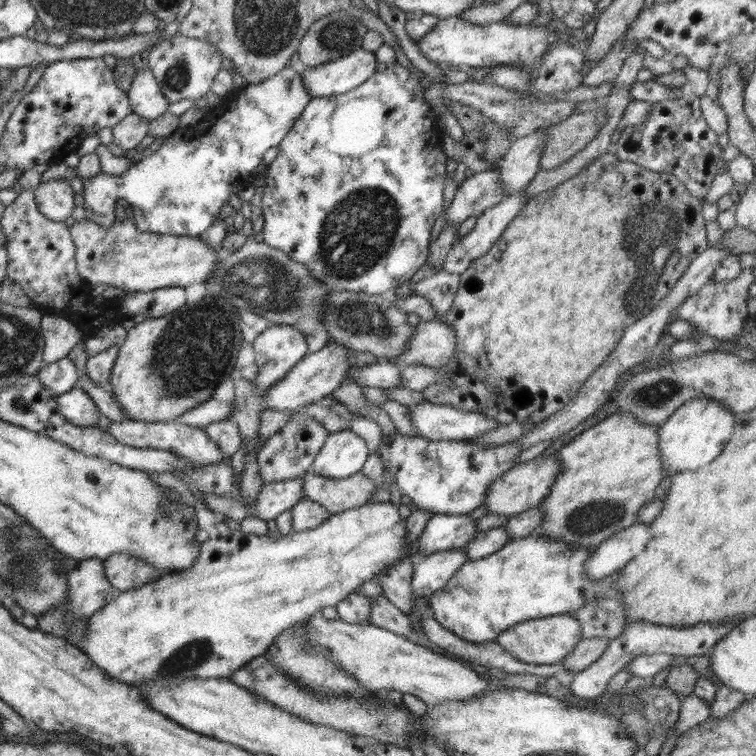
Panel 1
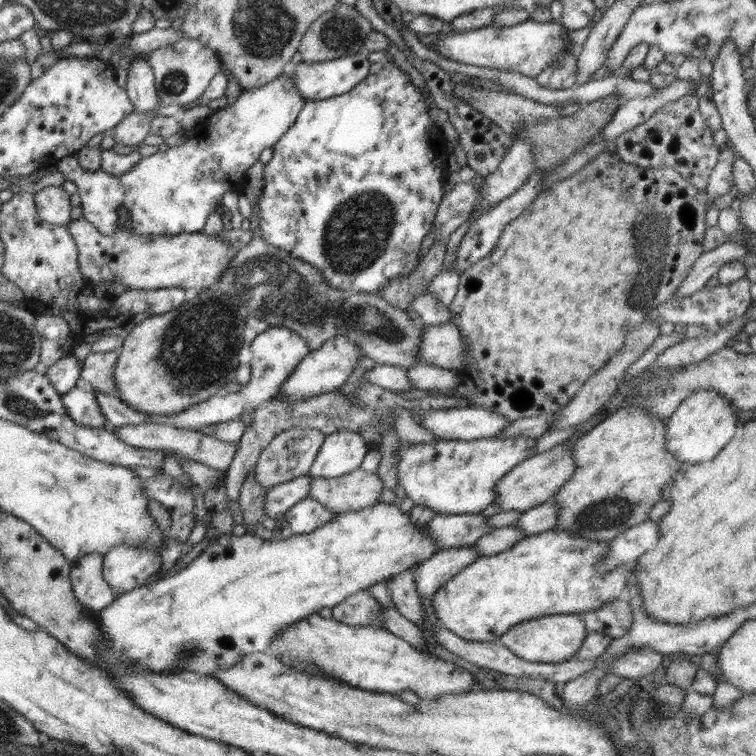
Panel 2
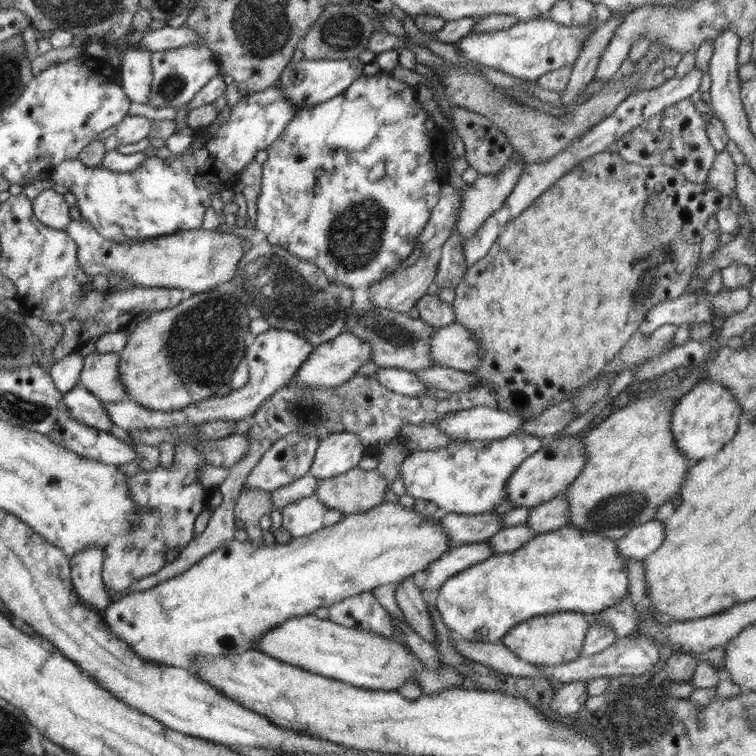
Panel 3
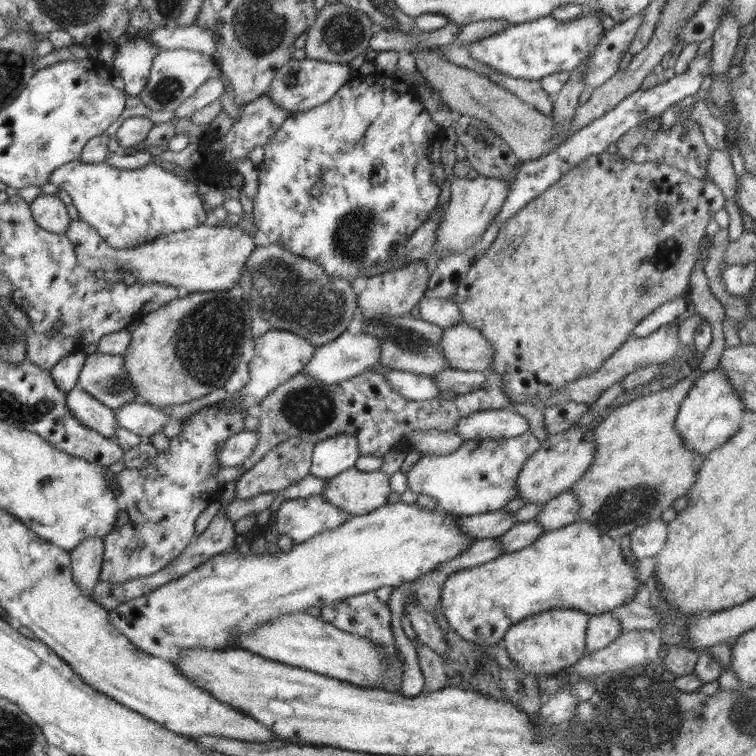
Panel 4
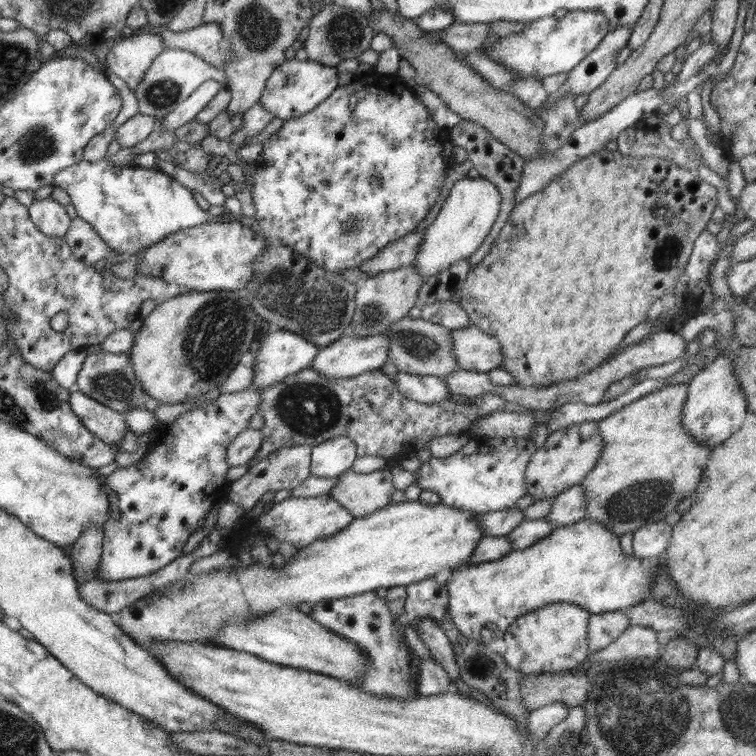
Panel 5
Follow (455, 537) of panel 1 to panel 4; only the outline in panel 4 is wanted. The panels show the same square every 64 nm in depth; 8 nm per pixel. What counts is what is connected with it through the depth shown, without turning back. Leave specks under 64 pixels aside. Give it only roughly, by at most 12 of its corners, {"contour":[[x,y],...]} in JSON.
{"contour":[[515,514],[457,516],[461,533],[498,539],[515,525]]}

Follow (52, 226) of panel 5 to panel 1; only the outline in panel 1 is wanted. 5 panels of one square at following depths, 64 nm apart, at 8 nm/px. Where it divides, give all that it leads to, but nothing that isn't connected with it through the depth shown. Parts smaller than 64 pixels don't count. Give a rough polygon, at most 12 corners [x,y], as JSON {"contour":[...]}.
{"contour":[[68,179],[33,190],[38,210],[65,222],[76,208]]}

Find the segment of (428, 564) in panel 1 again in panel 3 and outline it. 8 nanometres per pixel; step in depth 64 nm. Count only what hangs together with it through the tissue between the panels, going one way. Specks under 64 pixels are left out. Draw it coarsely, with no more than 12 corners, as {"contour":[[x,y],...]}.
{"contour":[[487,541],[452,546],[423,570],[422,593],[492,555]]}

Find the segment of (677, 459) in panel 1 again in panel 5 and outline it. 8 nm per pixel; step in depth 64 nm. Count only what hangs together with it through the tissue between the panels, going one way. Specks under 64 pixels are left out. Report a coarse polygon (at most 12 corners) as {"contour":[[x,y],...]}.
{"contour":[[730,348],[694,374],[682,428],[710,448],[748,413]]}

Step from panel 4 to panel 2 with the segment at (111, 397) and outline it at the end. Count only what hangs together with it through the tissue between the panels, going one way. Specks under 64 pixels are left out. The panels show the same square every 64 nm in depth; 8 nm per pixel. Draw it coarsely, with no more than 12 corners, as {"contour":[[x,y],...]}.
{"contour":[[120,348],[88,353],[81,377],[88,389],[116,395]]}

